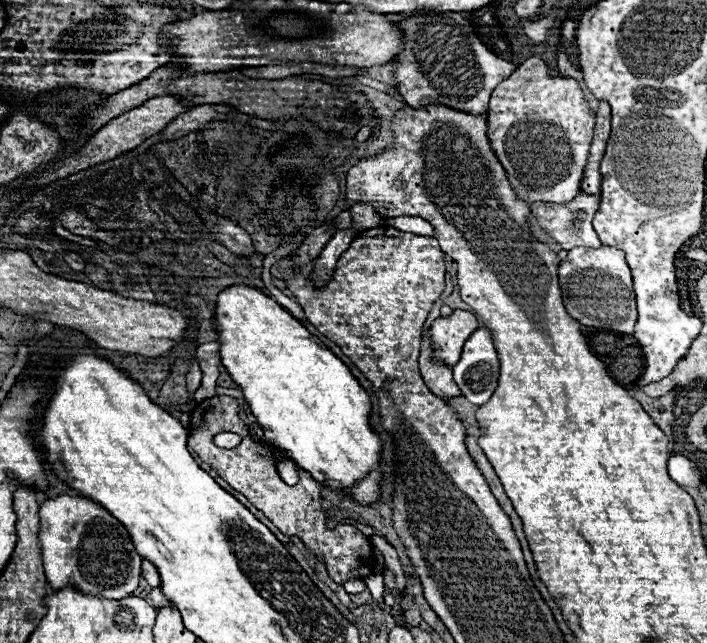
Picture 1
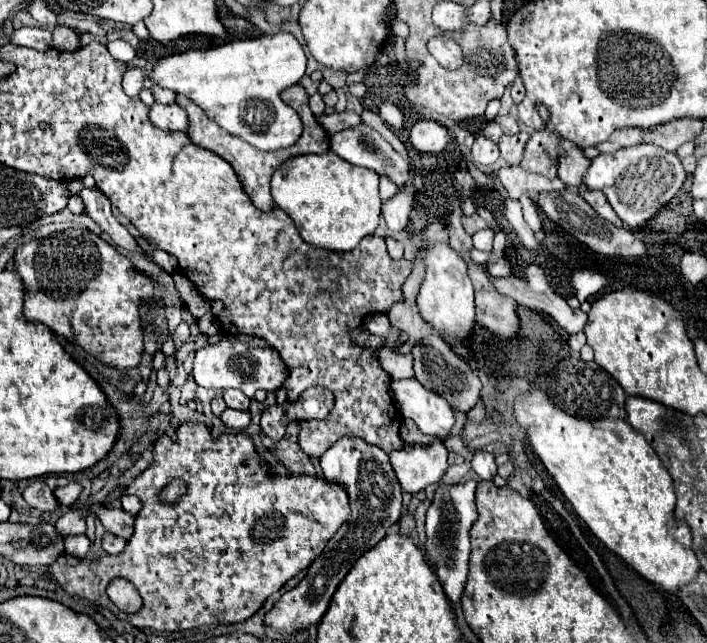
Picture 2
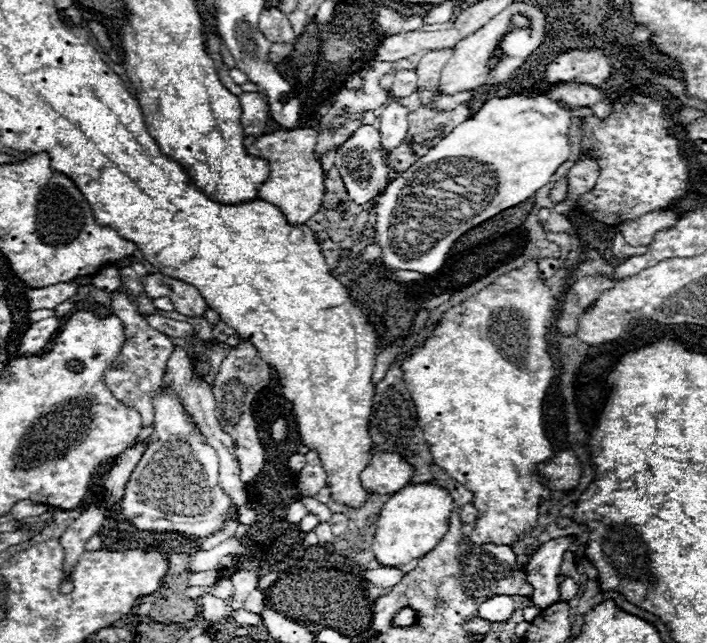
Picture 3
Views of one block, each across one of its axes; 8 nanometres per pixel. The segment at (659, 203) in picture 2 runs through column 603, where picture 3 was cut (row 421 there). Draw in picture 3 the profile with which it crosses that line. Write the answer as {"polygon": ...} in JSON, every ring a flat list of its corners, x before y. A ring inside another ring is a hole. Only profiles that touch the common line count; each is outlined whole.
{"polygon":[[160,390,154,396,154,432,150,438,152,440,146,452,142,454,138,466,132,470,126,482,124,496,122,496,122,516,130,520,136,526,136,530,176,532,192,540,204,540,204,538,218,534,224,522,230,522,236,518,236,512,230,510,232,500,228,500,228,494,220,488,220,482,218,482,216,450,208,446,206,438,196,428,196,424,190,420,190,416,182,408,174,392]]}

